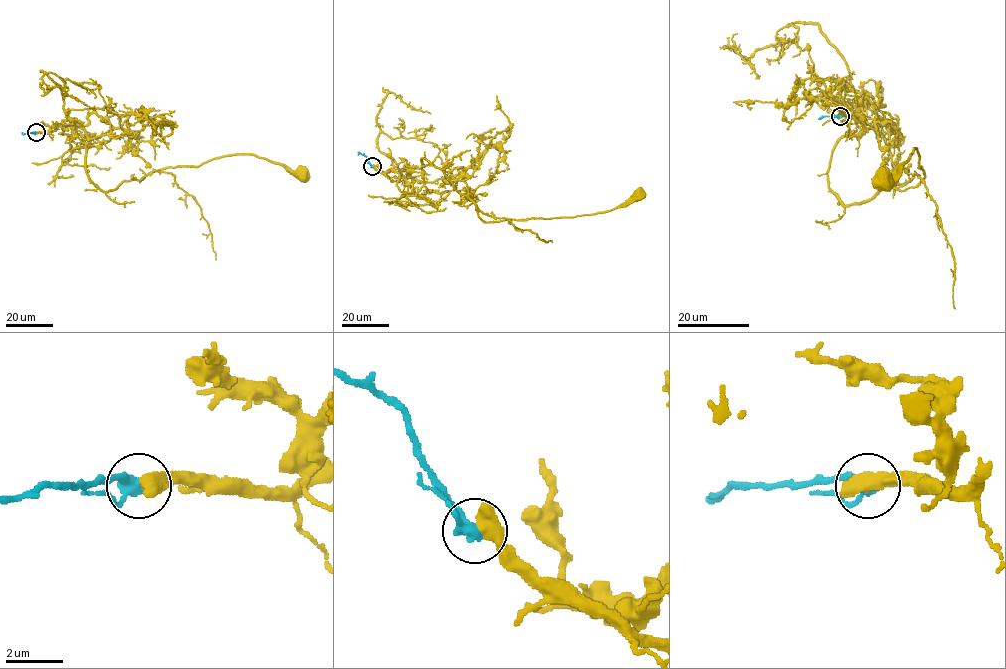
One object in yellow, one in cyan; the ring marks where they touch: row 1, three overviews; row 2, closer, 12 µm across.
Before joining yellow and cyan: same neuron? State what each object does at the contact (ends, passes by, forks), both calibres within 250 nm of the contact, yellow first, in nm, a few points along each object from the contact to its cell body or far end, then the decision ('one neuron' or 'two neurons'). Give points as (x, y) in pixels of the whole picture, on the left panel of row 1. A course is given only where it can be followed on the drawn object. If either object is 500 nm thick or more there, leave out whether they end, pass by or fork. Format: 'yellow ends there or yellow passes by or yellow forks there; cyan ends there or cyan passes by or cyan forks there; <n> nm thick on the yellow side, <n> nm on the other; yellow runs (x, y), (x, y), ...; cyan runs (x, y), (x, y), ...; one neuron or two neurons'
650 nm thick on the yellow side, 360 nm on the other; yellow runs (36, 132), (77, 123), (87, 141), (86, 174), (104, 191), (239, 154), (301, 176); cyan runs (36, 132), (22, 132); two neurons

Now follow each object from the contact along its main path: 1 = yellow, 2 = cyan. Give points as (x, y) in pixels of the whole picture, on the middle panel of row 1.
1: (372, 166), (391, 180), (423, 181), (425, 158), (486, 222), (590, 215), (618, 207), (637, 193)
2: (372, 166), (363, 154), (358, 154)

